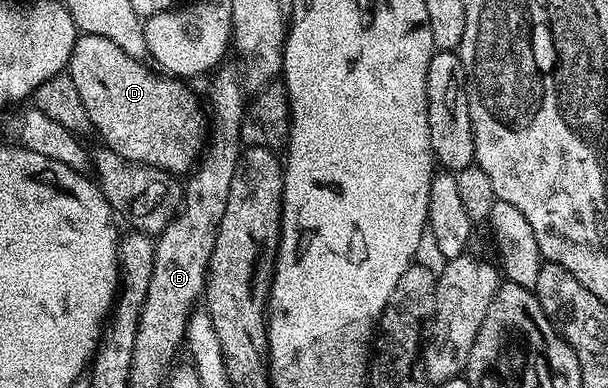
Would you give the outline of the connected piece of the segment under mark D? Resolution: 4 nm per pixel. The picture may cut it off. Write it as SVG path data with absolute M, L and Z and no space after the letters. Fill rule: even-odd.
M87 34L77 35L66 74L78 89L78 98L82 98L86 114L90 114L95 135L104 139L101 140L103 147L131 164L160 168L169 174L187 173L197 163L206 144L206 112L202 107L201 97L199 100L184 85L187 83L183 79L153 70L144 60L135 60L120 46L114 46L114 42L110 42L108 38Z

